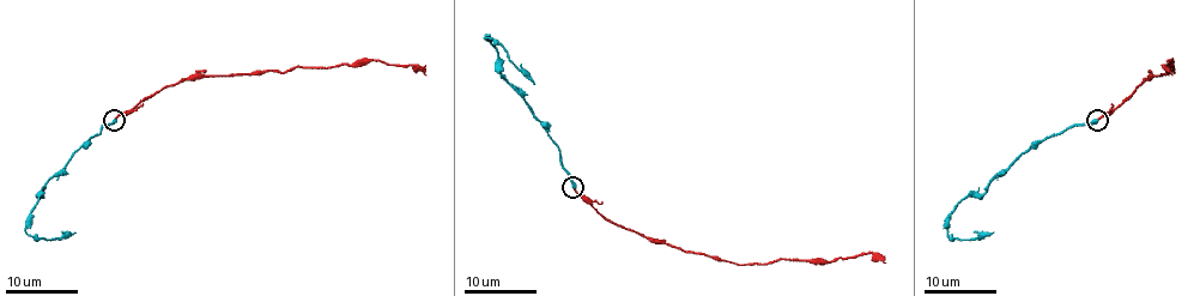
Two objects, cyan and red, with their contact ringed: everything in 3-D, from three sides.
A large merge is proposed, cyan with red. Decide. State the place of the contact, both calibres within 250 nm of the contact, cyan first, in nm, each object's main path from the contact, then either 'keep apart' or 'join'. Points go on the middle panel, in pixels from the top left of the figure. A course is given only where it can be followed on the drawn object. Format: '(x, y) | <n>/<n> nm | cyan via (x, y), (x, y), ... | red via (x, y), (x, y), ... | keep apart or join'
(573, 187) | 420/180 nm | cyan via (574, 187), (561, 151), (504, 79), (498, 53), (484, 37), (495, 40), (535, 83) | red via (574, 187), (601, 215), (624, 229), (685, 251), (741, 264), (791, 258), (826, 261), (876, 253), (885, 261) | keep apart

